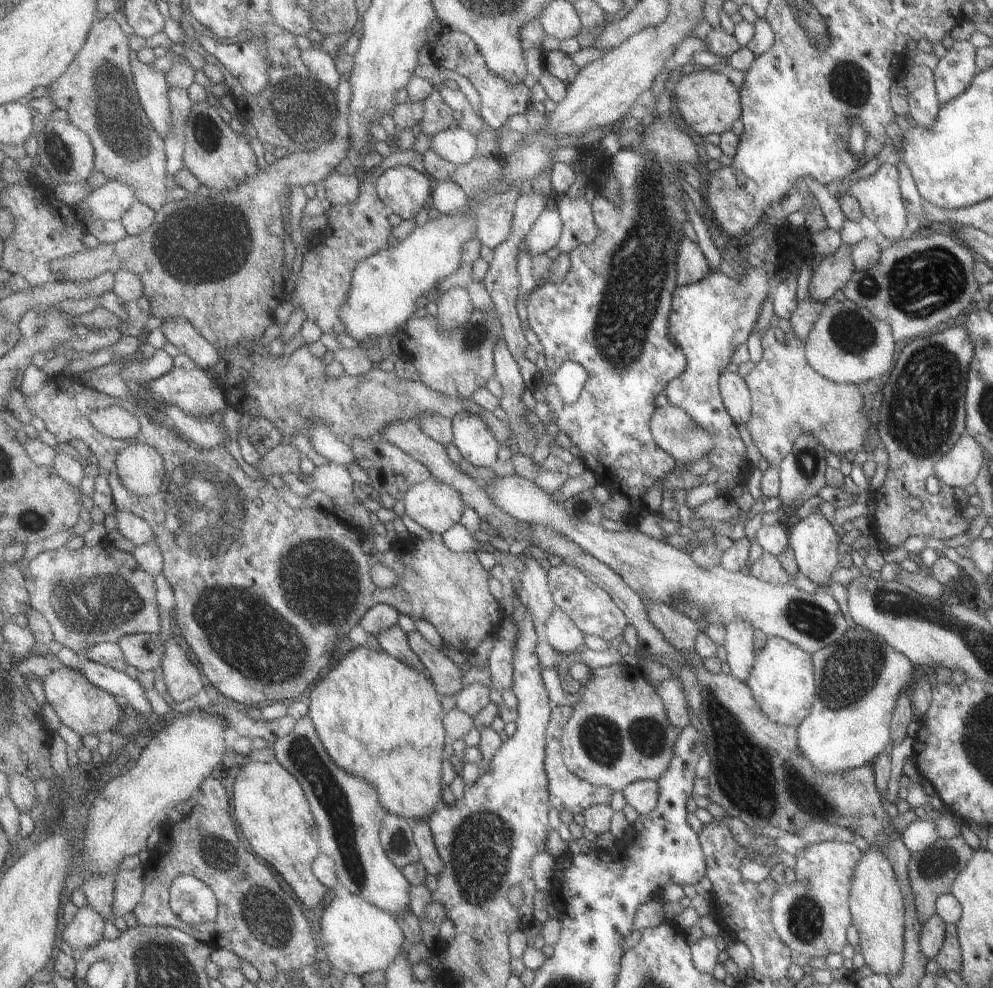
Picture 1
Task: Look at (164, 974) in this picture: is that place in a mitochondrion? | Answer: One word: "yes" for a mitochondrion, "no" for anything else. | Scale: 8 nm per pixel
yes

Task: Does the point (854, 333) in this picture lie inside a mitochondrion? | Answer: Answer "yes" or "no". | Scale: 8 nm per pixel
yes

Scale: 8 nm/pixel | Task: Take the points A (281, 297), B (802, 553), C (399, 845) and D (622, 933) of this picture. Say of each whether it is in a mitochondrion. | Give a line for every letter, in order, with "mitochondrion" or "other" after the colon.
A: other
B: other
C: mitochondrion
D: other

